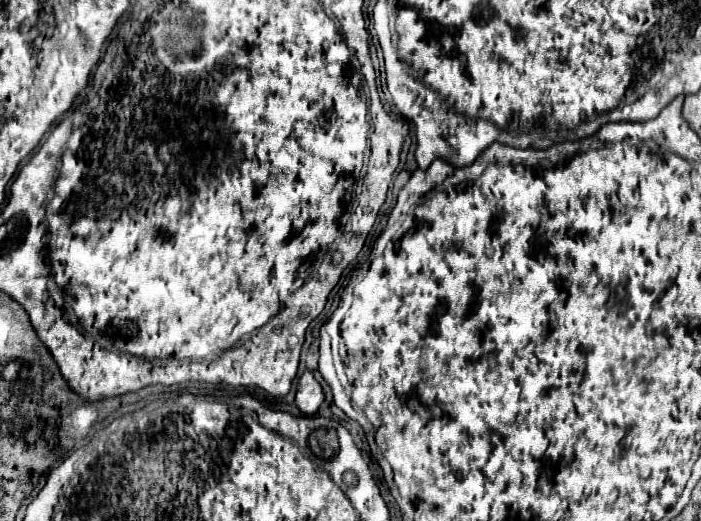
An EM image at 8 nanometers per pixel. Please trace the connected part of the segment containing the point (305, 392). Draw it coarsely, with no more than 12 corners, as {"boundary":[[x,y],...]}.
{"boundary":[[310,371],[298,383],[296,405],[302,413],[316,413],[324,391]]}

